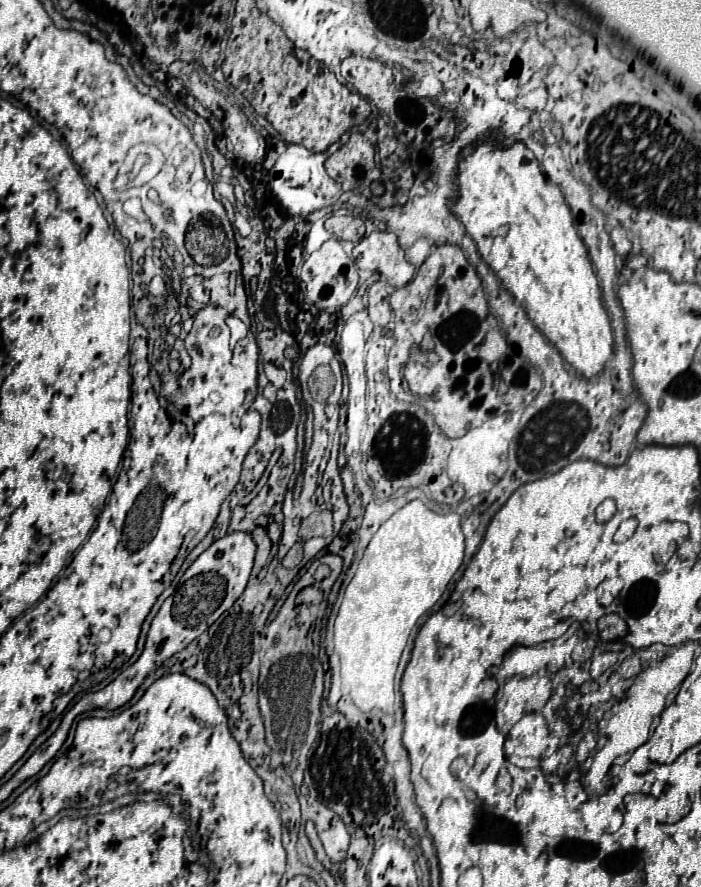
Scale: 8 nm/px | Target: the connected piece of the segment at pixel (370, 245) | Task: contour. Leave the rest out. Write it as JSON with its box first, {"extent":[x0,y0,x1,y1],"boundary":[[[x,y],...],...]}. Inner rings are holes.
{"extent":[352,231,416,287],"boundary":[[[372,231],[366,233],[352,249],[358,269],[376,271],[386,277],[392,287],[406,285],[416,267],[406,261],[404,249],[398,245],[398,239],[392,231]]]}

